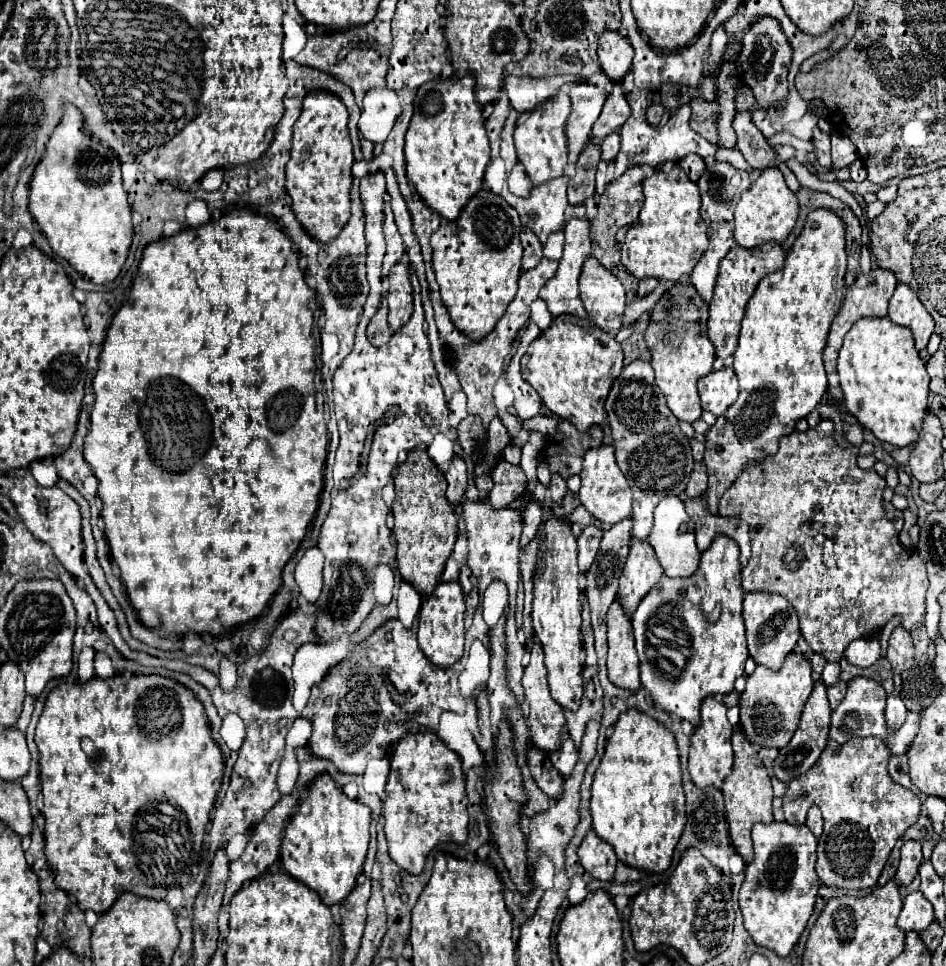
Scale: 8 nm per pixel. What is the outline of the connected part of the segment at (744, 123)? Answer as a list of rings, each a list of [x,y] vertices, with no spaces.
[[[737,112],[733,120],[737,132],[737,148],[745,156],[747,164],[755,170],[763,170],[775,162],[775,150],[763,136],[763,132],[751,122],[749,112]]]

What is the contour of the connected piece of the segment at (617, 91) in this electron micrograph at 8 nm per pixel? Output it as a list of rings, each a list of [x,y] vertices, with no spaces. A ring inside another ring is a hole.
[[[613,82],[613,90],[605,100],[603,112],[597,118],[597,122],[593,124],[593,132],[591,132],[593,140],[597,144],[601,144],[603,138],[609,132],[619,130],[629,116],[631,116],[631,106],[627,104],[627,96],[623,92],[623,86],[621,86],[621,82]]]

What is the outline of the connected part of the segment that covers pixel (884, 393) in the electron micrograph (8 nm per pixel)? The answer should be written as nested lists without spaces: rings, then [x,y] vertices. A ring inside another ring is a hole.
[[[887,316],[885,318],[861,318],[857,324],[847,332],[843,346],[837,358],[837,374],[841,382],[841,390],[845,394],[845,408],[851,416],[859,420],[859,424],[871,430],[881,442],[889,442],[893,446],[909,446],[919,438],[921,420],[929,410],[929,374],[925,370],[923,360],[915,348],[911,330],[905,326],[893,324]]]

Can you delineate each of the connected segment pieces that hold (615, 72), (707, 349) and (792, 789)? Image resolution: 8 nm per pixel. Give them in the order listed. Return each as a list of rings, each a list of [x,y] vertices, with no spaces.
[[[603,32],[599,36],[599,62],[603,72],[611,80],[621,80],[629,70],[631,70],[631,60],[633,60],[633,48],[625,36],[619,32]]]
[[[675,282],[651,310],[647,330],[643,334],[651,352],[651,366],[655,370],[655,382],[665,394],[667,406],[675,418],[695,422],[701,418],[701,404],[697,394],[697,380],[713,370],[715,348],[707,336],[709,306],[695,292],[691,284]]]
[[[875,736],[855,738],[847,744],[827,740],[825,750],[809,772],[787,784],[783,796],[787,822],[805,824],[807,810],[811,806],[821,808],[825,824],[817,844],[817,874],[823,884],[849,890],[875,886],[889,852],[921,816],[919,796],[889,776],[889,758],[891,752]]]

